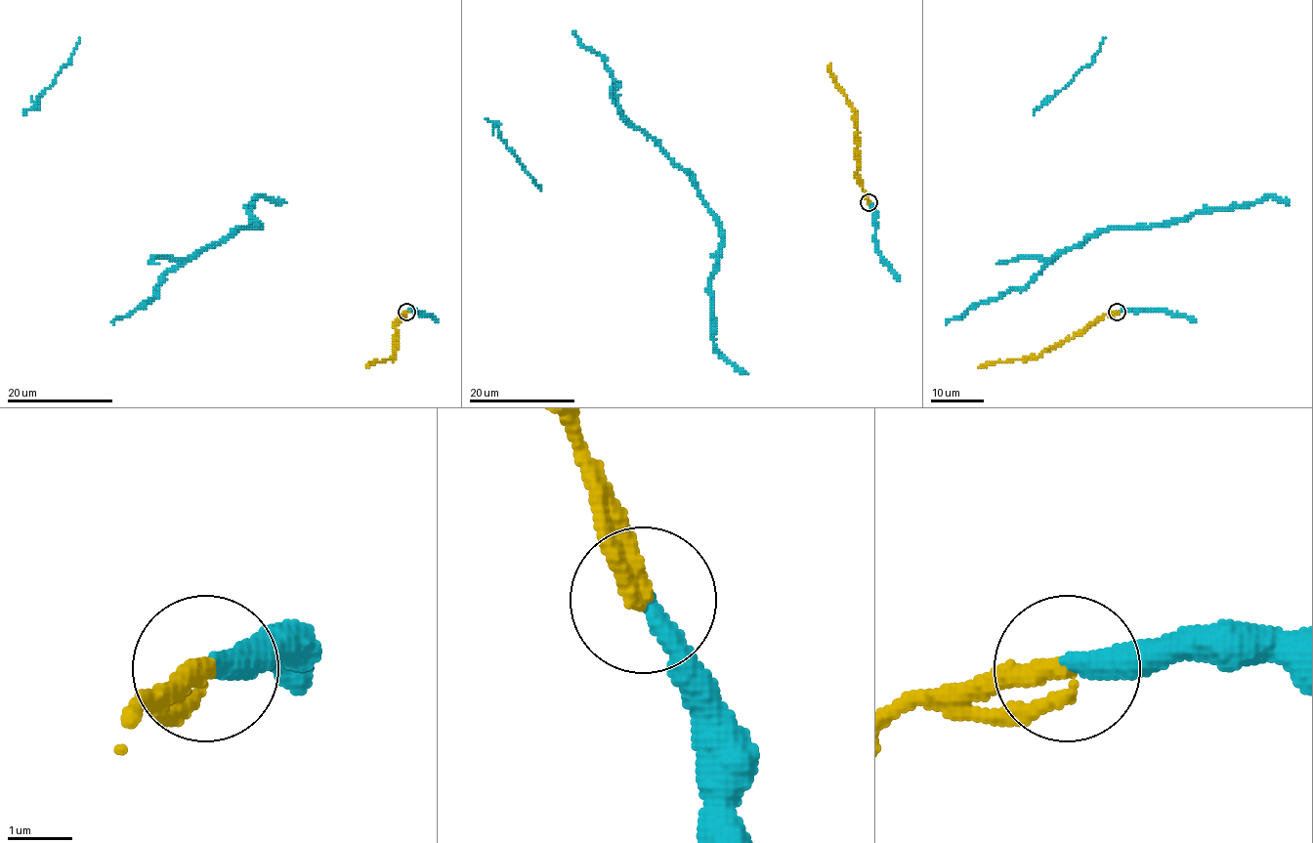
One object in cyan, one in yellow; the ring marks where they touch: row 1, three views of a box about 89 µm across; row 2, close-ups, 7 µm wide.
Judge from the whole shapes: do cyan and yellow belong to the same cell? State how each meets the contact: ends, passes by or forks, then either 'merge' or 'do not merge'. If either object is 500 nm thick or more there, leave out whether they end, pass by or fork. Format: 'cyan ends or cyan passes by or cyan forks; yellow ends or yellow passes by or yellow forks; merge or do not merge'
cyan ends; yellow ends; merge

